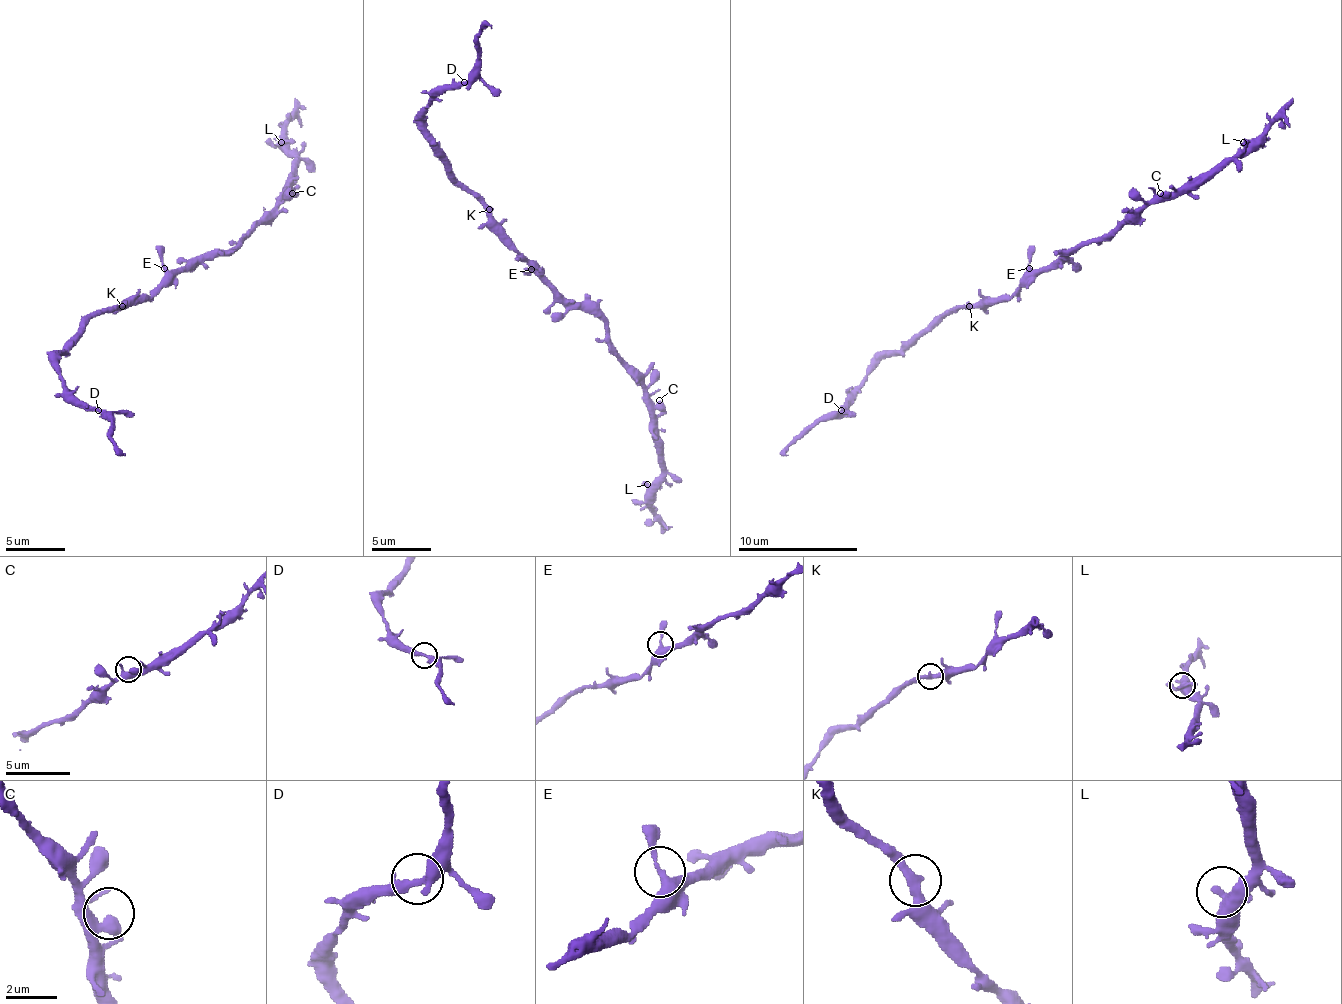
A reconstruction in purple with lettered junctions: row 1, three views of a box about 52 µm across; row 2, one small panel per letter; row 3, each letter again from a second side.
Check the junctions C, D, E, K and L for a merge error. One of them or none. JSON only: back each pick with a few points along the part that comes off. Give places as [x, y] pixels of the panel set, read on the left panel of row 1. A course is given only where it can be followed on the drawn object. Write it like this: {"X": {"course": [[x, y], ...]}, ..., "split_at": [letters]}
{"split_at": []}

